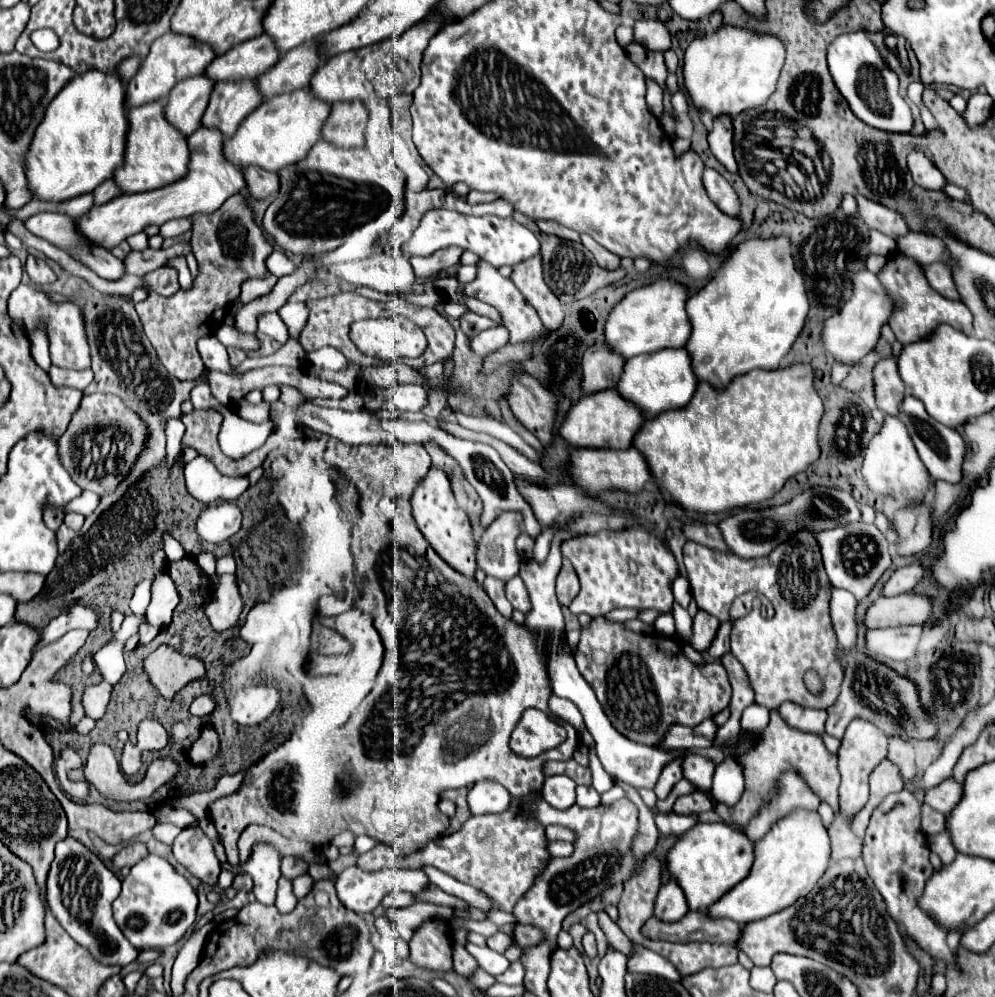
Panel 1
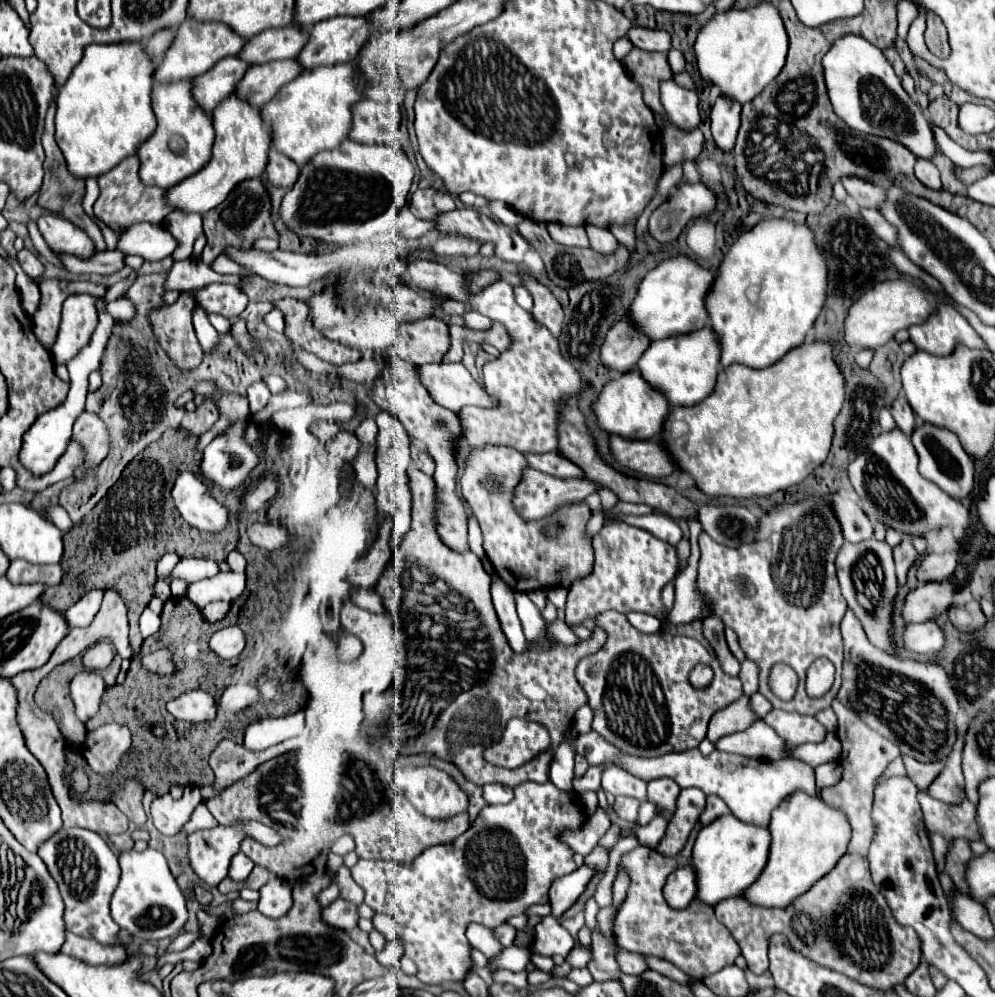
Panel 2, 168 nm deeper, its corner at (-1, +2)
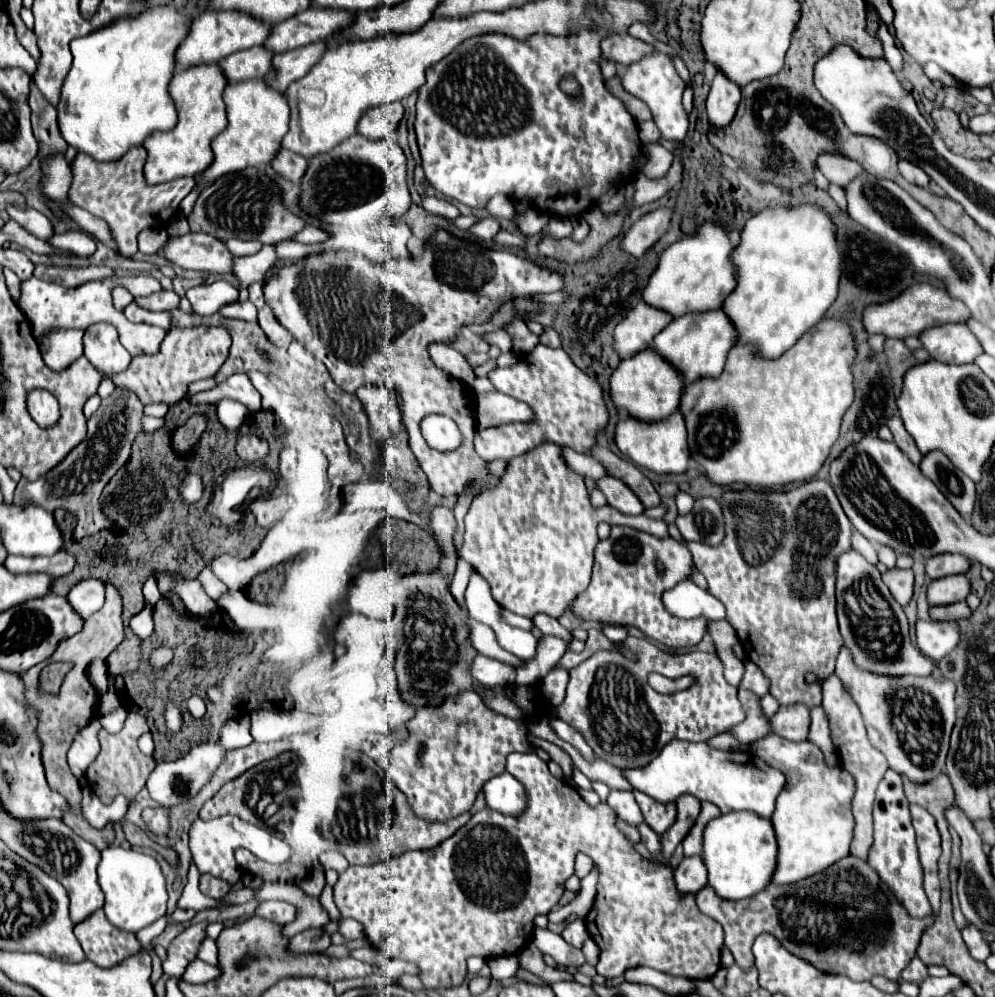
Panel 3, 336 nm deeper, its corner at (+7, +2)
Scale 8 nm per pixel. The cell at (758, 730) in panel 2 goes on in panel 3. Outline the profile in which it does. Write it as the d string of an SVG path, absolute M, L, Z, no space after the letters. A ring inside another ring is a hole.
M770 734L762 740L750 744L750 752L756 754L766 764L778 768L786 776L786 788L780 792L776 800L776 810L772 814L772 824L778 838L778 866L774 872L774 884L792 884L804 880L816 872L826 870L834 862L846 858L850 854L850 842L854 836L854 816L852 816L852 798L854 798L854 780L852 776L836 764L834 768L826 764L822 752L808 740L790 742L776 734Z

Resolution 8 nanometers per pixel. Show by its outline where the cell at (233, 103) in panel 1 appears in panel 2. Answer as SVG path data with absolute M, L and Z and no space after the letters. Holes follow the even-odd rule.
M276 60L260 66L250 66L238 82L234 94L242 100L248 100L256 108L262 108L262 104L274 98L280 86L288 84L298 74L300 66L294 60Z

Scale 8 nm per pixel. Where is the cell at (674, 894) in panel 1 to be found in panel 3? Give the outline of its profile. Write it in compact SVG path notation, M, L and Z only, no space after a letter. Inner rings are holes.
M690 856L680 862L680 866L674 870L674 880L680 894L696 894L700 888L704 888L706 882L706 864L700 856Z

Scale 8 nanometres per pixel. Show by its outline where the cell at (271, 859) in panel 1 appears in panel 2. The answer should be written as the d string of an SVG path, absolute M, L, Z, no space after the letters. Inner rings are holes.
M268 882L260 888L258 910L270 918L284 916L292 906L292 888L282 882Z

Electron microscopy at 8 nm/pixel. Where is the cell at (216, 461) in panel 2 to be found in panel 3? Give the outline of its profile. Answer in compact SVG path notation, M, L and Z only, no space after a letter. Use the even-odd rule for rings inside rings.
M236 400L218 402L218 418L226 430L236 430L248 416L248 408Z

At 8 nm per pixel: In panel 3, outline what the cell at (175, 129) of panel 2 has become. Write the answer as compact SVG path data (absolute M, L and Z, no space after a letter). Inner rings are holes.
M198 64L190 68L180 68L170 82L170 96L178 106L178 124L168 132L154 132L146 138L144 146L148 150L148 160L144 166L144 174L148 184L170 182L180 176L194 176L204 172L212 160L212 138L218 136L226 124L226 104L222 100L224 88L228 80L218 64Z

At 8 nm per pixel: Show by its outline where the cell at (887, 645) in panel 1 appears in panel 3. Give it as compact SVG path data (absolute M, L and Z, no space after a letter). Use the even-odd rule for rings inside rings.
M918 620L916 622L916 640L922 654L932 660L944 658L960 642L958 622L936 622L936 620Z

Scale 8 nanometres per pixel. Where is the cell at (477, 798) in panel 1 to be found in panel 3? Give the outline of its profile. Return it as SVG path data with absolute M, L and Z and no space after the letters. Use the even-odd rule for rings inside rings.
M508 772L486 782L484 796L492 810L508 816L520 816L528 806L524 786Z

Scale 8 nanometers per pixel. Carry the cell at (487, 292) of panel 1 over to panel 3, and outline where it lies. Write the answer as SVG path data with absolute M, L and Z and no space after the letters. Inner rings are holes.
M538 344L534 352L530 352L516 366L496 368L494 372L490 372L488 378L500 392L526 402L534 410L534 420L528 424L522 422L504 424L494 430L492 428L476 430L474 450L486 462L498 458L506 458L506 460L516 458L536 448L544 440L564 444L576 452L586 452L596 444L598 434L602 434L604 428L608 426L610 416L604 404L602 386L594 378L584 374L580 368L576 368L570 356L562 348L552 350L548 346Z

